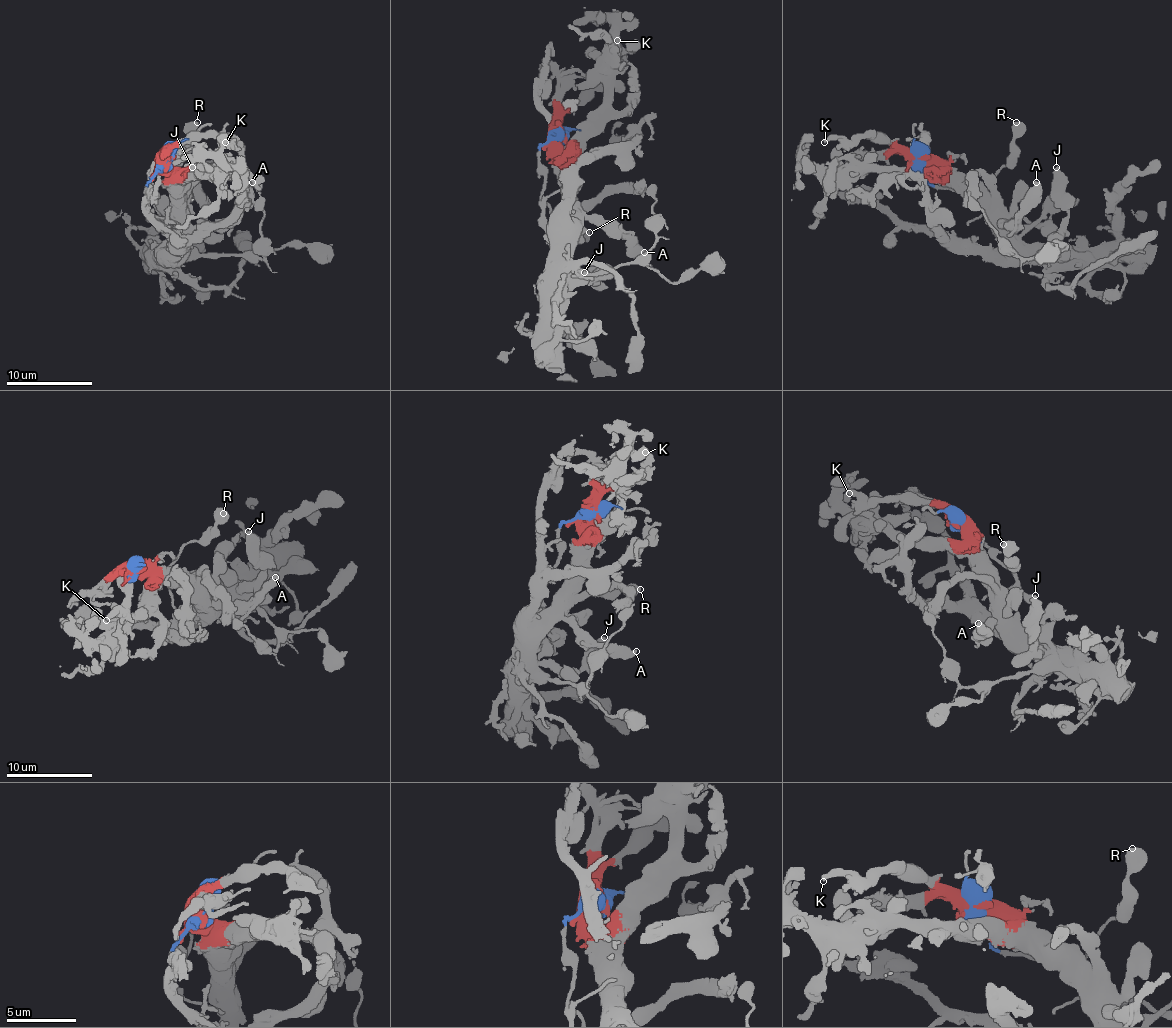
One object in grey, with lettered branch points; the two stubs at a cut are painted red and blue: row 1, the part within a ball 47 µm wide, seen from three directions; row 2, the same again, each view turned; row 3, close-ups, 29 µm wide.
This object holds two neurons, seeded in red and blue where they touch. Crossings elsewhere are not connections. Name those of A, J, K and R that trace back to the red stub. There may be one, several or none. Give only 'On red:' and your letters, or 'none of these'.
On red: A, J, K

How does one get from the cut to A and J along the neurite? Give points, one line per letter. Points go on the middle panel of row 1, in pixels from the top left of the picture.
A: (552, 136), (552, 151), (563, 192), (584, 216), (604, 218), (631, 246), (644, 252)
J: (552, 136), (559, 179), (565, 186), (565, 259), (569, 269), (580, 269), (595, 284), (584, 271)

